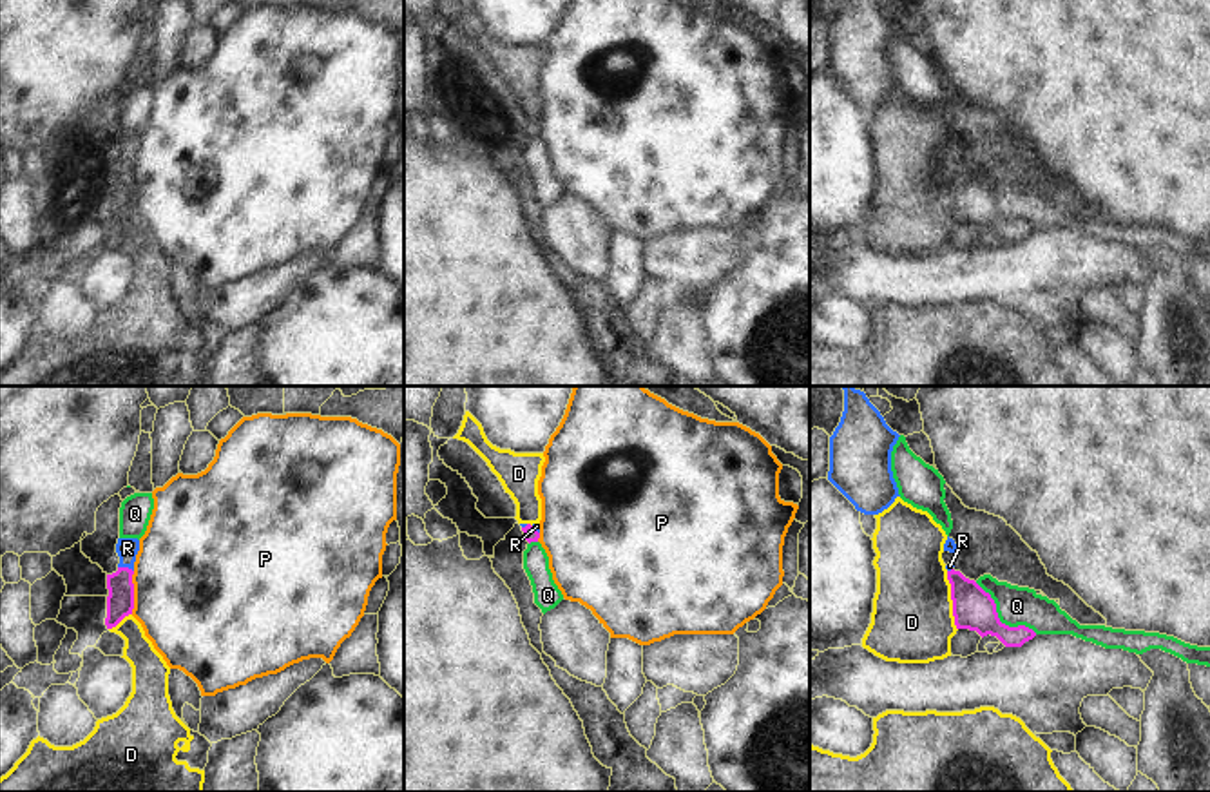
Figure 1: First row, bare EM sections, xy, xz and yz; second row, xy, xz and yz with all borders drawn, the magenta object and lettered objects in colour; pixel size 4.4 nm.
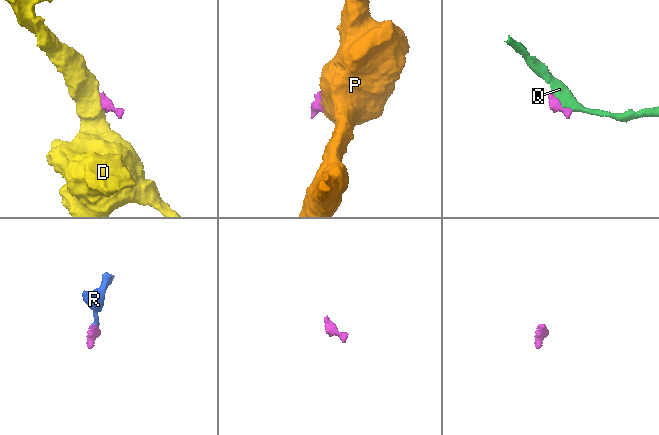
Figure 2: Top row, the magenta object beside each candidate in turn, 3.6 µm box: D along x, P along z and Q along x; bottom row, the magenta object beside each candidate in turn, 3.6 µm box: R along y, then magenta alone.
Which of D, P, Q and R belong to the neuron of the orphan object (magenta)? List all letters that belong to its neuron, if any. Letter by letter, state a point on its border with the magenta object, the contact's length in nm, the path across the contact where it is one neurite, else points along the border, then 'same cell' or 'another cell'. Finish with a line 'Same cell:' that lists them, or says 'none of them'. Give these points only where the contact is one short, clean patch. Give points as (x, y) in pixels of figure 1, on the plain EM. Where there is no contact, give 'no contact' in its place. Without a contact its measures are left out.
D: meets magenta in yz at (951, 193); contact 260 nm long; border along yz (946, 165), (957, 223); another cell
P: meets magenta in xy at (133, 187); contact 190 nm long; border along xy (134, 165), (131, 207); another cell
Q: meets magenta in yz at (998, 212); contact 360 nm long; border along yz (975, 176), (989, 189), (1002, 216), (1027, 220), (1037, 227); another cell
R: meets magenta in xy at (125, 162); contact 80 nm long; runs through xy (120, 196), (120, 176), (125, 162), (127, 142); same cell
Same cell: R

